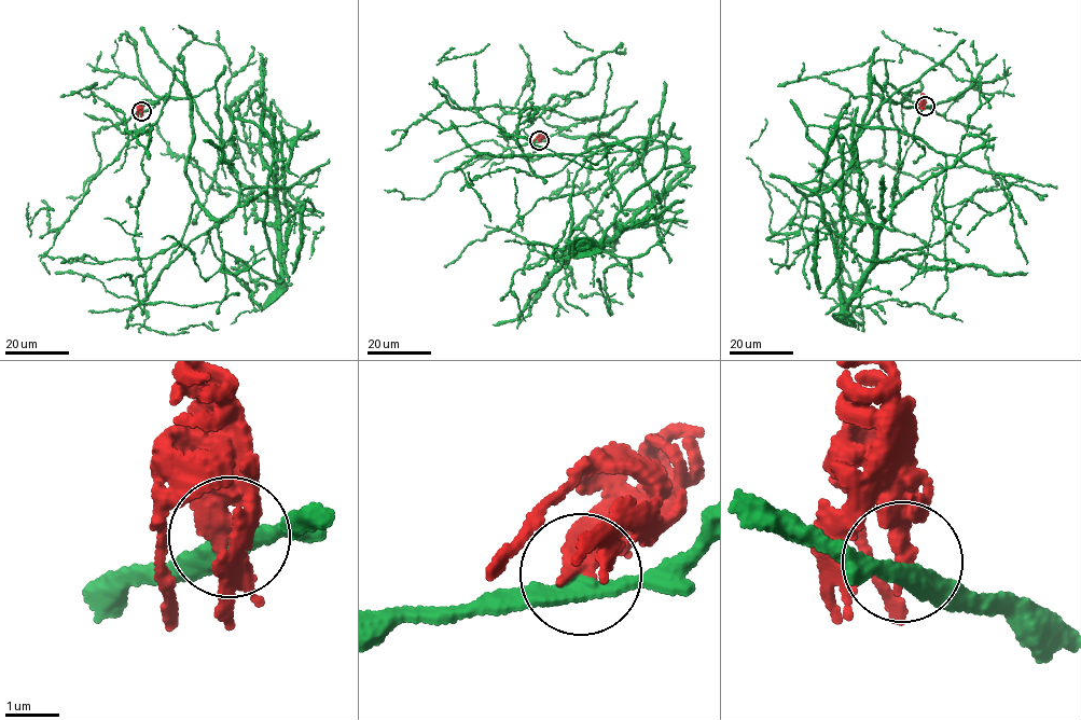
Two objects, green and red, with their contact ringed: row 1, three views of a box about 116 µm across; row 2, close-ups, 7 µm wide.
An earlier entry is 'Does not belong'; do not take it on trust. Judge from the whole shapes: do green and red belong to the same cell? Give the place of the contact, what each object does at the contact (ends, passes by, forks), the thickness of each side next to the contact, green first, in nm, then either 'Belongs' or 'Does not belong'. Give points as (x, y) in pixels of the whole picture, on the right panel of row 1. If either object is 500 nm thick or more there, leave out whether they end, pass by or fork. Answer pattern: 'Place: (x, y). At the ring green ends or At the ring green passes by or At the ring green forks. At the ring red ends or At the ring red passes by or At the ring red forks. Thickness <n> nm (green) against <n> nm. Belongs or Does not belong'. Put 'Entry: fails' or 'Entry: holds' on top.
Entry: holds
Place: (925, 106). At the ring green passes by. At the ring red passes by. Thickness 280 nm (green) against 320 nm. Does not belong

